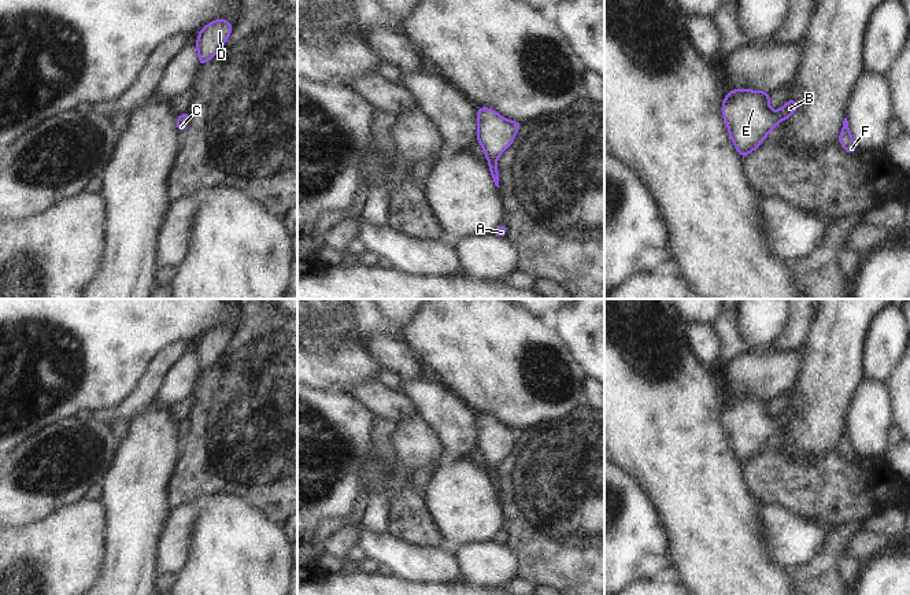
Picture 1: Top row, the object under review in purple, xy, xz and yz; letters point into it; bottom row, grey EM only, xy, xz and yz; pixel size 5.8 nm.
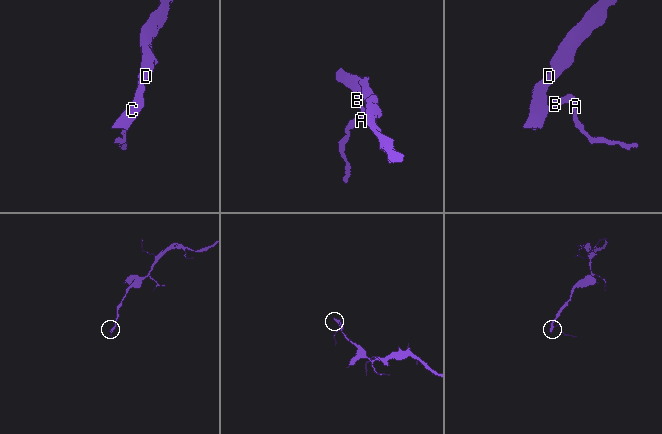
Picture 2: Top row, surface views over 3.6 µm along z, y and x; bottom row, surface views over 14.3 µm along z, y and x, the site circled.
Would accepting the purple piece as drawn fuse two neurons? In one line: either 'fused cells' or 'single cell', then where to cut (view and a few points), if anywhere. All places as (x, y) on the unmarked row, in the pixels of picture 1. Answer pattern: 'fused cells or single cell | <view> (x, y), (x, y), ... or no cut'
single cell | no cut

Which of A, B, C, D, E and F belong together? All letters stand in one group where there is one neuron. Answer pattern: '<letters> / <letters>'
A B C D E F

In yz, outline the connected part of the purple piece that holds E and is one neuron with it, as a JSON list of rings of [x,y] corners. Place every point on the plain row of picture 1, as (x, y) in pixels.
[[[732,396],[722,409],[722,425],[737,461],[746,465],[755,458],[778,429],[788,426],[799,410],[789,406],[778,418],[772,418],[770,402],[765,398]]]

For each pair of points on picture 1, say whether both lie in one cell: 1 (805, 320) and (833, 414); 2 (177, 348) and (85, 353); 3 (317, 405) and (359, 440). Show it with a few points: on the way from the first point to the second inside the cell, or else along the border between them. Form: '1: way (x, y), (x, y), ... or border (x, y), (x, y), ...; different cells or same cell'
1: border (816, 313), (803, 347); different cells
2: border (187, 343), (165, 346), (141, 377); different cells
3: way (328, 416), (348, 436); same cell

